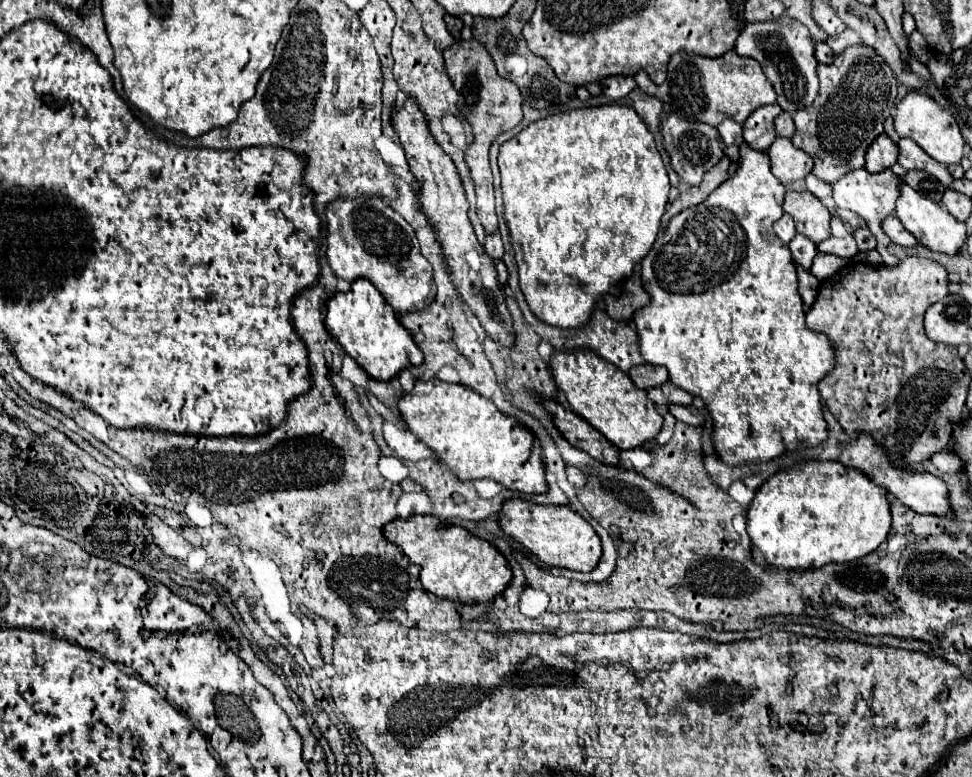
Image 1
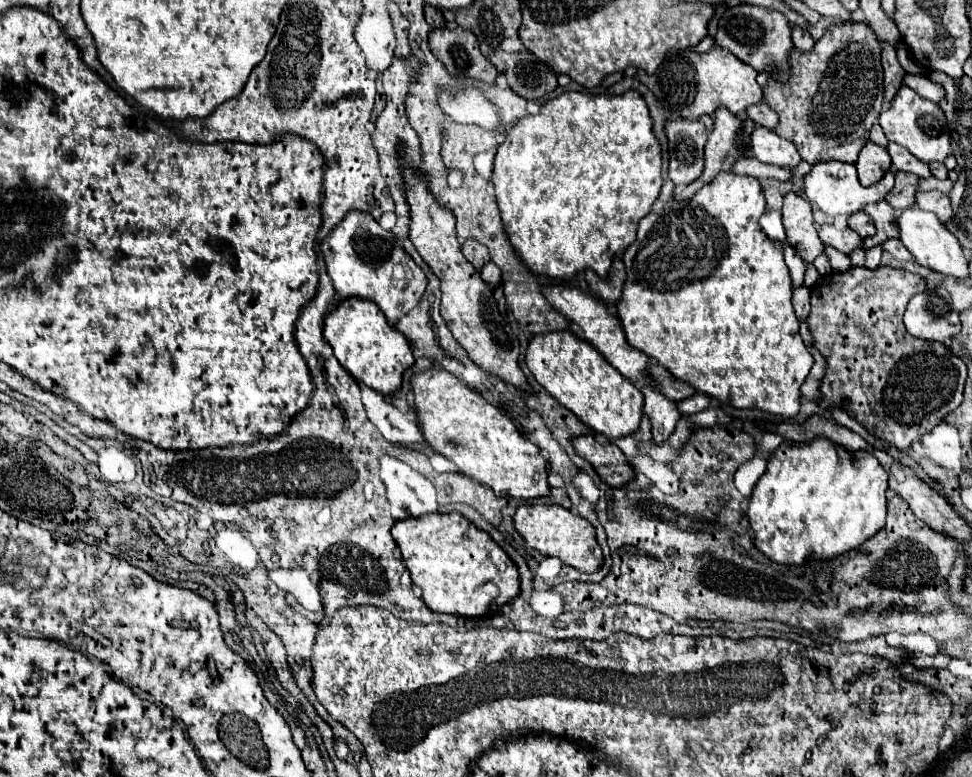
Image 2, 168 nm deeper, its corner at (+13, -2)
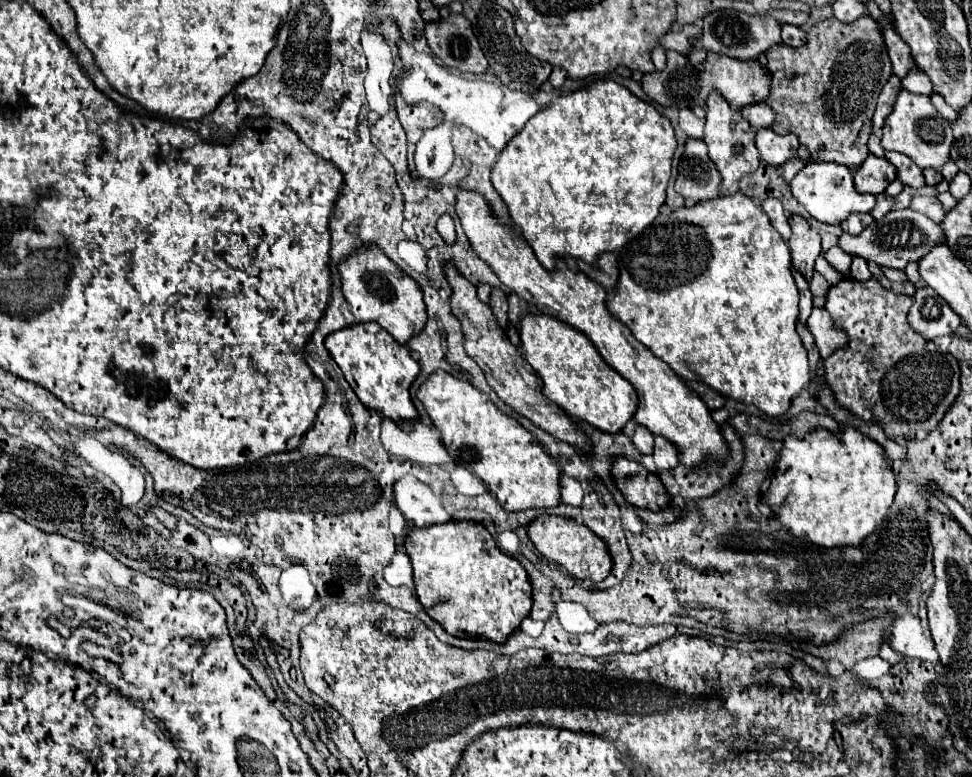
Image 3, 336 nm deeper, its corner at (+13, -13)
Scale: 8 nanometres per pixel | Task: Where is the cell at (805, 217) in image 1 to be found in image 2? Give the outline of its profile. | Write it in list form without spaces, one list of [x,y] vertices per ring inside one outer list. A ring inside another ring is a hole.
[[[796,193],[784,195],[782,221],[788,245],[792,245],[806,263],[812,263],[824,251],[824,247],[814,227],[810,203]]]

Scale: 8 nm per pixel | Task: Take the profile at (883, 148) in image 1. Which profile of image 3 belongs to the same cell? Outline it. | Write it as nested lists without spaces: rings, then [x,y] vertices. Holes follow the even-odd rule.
[[[868,154],[868,158],[854,170],[854,182],[856,190],[880,194],[886,190],[890,182],[894,182],[896,170],[886,158],[878,158],[874,154]]]

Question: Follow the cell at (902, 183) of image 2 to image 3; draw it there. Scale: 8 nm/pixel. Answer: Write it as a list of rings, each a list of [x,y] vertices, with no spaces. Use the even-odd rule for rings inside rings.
[[[882,192],[882,194],[876,196],[876,206],[874,206],[874,210],[872,210],[870,214],[872,214],[874,218],[882,218],[888,210],[892,210],[892,204],[894,204],[894,198],[888,196],[886,192]]]

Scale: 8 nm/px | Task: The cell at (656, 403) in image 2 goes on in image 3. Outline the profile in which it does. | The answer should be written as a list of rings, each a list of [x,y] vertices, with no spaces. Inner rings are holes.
[[[656,436],[656,444],[654,444],[654,454],[652,456],[654,456],[654,462],[656,462],[658,470],[674,470],[680,464],[676,446],[672,446],[662,436]]]

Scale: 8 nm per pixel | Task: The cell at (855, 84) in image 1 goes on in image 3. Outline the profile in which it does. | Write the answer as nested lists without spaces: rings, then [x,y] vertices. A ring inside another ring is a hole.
[[[862,16],[852,24],[838,22],[836,18],[820,20],[806,32],[806,44],[798,48],[784,44],[772,46],[766,52],[766,58],[768,70],[772,72],[772,92],[766,98],[766,104],[776,112],[772,128],[778,134],[794,132],[800,144],[804,144],[818,162],[832,160],[848,166],[850,170],[860,166],[868,156],[866,140],[872,134],[872,114],[878,94],[892,76],[892,64],[878,20],[872,16]]]

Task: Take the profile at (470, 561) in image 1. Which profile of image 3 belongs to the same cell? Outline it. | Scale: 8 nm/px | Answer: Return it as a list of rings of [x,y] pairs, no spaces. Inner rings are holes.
[[[464,520],[412,530],[406,552],[414,568],[414,588],[426,614],[448,634],[506,642],[532,608],[532,586],[514,556],[504,554],[484,524]]]

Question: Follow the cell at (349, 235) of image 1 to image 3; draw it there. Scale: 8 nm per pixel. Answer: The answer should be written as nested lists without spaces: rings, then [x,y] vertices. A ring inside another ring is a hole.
[[[376,246],[358,250],[338,270],[342,276],[342,292],[356,322],[378,322],[400,344],[408,344],[410,338],[424,330],[428,314],[418,284],[404,270],[398,270],[382,250],[376,250]]]

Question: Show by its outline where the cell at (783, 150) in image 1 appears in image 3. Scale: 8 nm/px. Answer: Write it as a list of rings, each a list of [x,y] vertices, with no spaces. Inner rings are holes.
[[[762,128],[756,132],[756,146],[764,162],[782,166],[798,152],[798,136],[796,134],[778,134],[772,128]]]

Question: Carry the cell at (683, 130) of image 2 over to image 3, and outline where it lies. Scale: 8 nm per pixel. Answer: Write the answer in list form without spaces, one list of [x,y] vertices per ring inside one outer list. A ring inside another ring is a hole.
[[[688,138],[684,156],[678,166],[678,180],[674,186],[676,192],[684,198],[700,202],[708,198],[718,198],[720,184],[722,176],[718,174],[714,162],[706,152],[704,140]]]

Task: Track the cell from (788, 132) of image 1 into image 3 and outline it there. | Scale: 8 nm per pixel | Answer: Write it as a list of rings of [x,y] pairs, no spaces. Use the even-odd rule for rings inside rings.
[[[764,102],[744,106],[744,108],[740,110],[740,114],[742,114],[742,118],[746,118],[754,128],[766,128],[766,126],[772,126],[772,124],[774,124],[774,110],[770,110],[770,106],[764,104]]]

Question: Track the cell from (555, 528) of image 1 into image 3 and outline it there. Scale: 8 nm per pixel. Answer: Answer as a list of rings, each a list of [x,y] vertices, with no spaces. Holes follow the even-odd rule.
[[[540,514],[528,524],[528,536],[544,558],[562,566],[570,576],[578,580],[588,578],[594,584],[598,584],[612,570],[612,558],[610,558],[606,542],[602,542],[602,538],[596,538],[596,534],[578,520],[554,516],[554,514]]]

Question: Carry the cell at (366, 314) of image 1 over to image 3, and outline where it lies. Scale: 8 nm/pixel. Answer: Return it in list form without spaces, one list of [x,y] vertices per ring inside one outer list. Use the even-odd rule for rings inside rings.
[[[376,322],[346,326],[326,338],[326,348],[344,372],[350,388],[368,410],[376,410],[384,418],[390,418],[394,422],[414,420],[418,416],[416,406],[410,398],[410,386],[418,376],[420,366],[410,356],[410,350],[400,342],[394,342],[394,338],[390,338],[390,334],[382,330],[382,326],[378,326]]]

